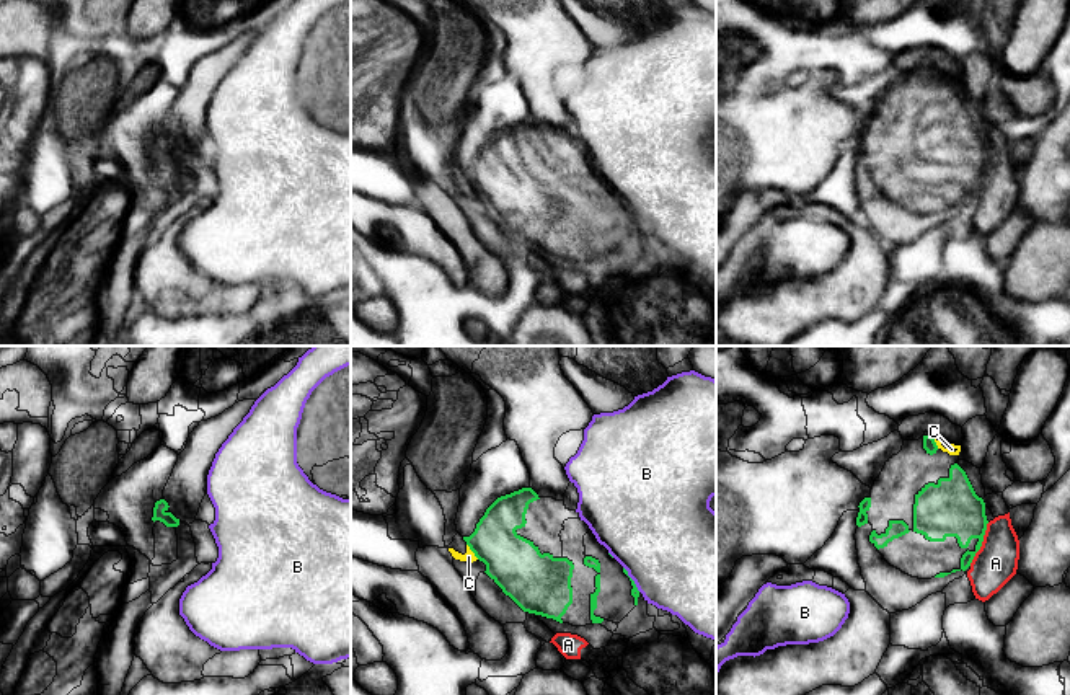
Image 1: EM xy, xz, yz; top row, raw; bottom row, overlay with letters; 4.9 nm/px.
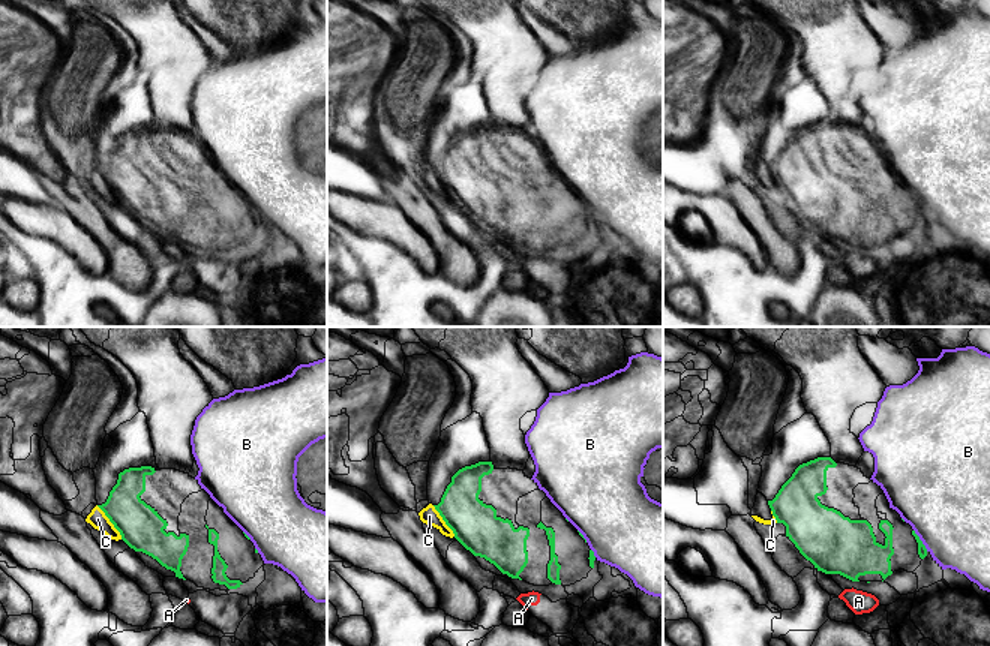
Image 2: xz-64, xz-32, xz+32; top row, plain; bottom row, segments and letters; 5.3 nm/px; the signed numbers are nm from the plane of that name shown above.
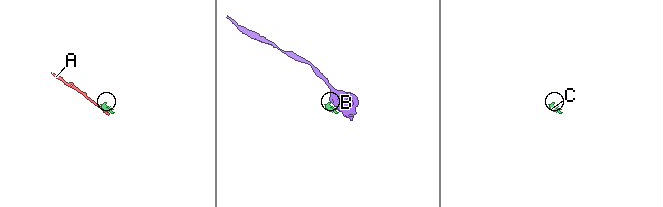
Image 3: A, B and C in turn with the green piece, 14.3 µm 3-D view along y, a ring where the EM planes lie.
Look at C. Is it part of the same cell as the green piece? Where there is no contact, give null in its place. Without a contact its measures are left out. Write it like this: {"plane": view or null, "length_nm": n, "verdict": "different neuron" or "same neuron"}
{"plane": "xz", "length_nm": 100, "verdict": "different neuron"}

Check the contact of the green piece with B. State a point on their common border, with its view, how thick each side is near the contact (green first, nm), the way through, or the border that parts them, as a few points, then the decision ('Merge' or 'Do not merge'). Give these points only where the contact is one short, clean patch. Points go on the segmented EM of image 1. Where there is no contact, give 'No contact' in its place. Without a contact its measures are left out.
Touches green at xz (632, 579). Thickness 50 nm (green) against 500 nm. Do not merge

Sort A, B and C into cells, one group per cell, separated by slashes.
A / B / C

